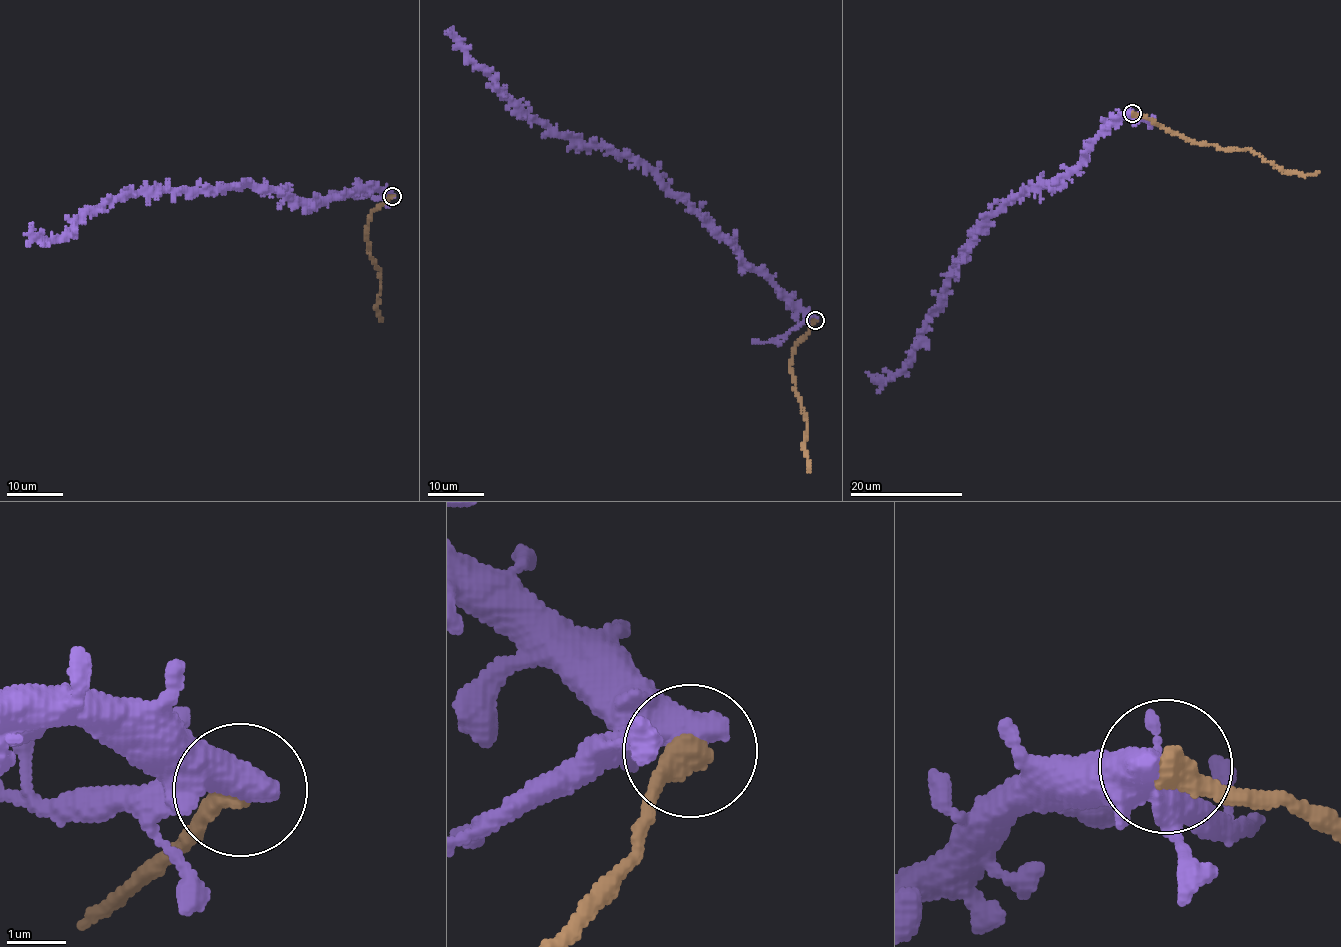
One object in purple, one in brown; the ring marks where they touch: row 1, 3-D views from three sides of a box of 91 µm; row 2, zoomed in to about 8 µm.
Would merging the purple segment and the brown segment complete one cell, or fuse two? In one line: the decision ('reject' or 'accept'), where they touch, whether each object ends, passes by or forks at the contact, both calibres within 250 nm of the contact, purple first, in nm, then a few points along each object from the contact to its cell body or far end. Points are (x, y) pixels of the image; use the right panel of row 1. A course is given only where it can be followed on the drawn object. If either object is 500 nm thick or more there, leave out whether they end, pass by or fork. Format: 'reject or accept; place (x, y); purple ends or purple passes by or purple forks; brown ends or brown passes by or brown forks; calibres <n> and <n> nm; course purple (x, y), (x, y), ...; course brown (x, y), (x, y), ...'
reject; place (1132, 113); calibres 650 and 460 nm; course purple (1132, 113), (1110, 122), (1067, 173), (1005, 202), (968, 247), (906, 366), (876, 381), (866, 371); course brown (1132, 113), (1199, 143), (1252, 150), (1283, 171), (1305, 175), (1318, 172)

